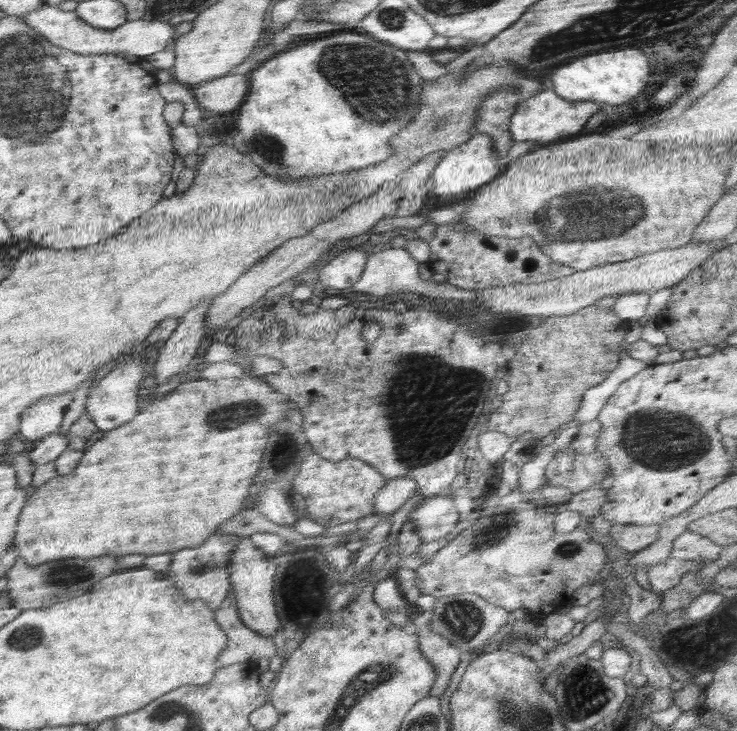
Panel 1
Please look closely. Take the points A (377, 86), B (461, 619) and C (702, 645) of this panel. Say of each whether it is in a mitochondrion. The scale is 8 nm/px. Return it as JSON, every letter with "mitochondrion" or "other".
{"A":"mitochondrion","B":"mitochondrion","C":"mitochondrion"}

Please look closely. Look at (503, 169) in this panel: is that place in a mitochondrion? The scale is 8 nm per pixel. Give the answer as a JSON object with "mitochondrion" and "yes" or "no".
{"mitochondrion":"no"}

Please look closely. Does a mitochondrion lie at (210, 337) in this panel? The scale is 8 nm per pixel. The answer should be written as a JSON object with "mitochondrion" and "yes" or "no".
{"mitochondrion":"no"}

